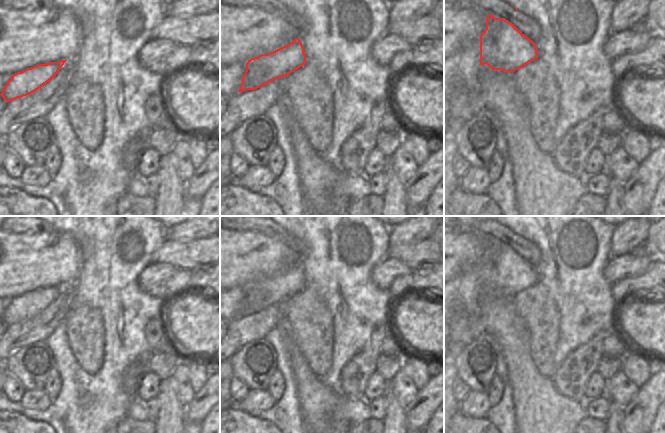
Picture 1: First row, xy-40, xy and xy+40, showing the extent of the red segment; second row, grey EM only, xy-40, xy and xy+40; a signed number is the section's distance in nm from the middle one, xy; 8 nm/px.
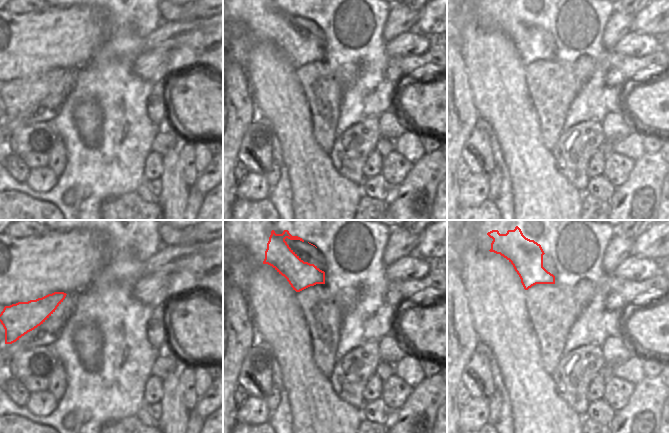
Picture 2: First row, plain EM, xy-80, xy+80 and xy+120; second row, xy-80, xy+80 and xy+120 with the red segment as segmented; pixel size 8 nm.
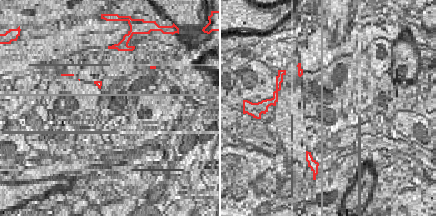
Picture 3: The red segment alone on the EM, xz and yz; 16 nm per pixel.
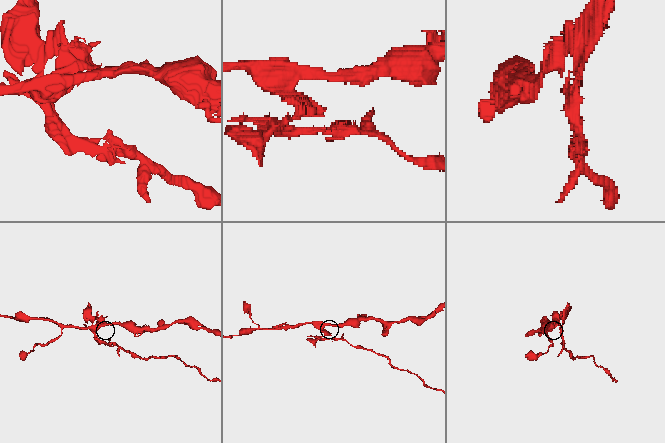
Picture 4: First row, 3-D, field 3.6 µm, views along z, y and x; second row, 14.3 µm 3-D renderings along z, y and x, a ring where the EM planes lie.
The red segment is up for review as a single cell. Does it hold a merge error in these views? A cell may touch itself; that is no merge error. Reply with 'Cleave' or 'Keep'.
Cleave

